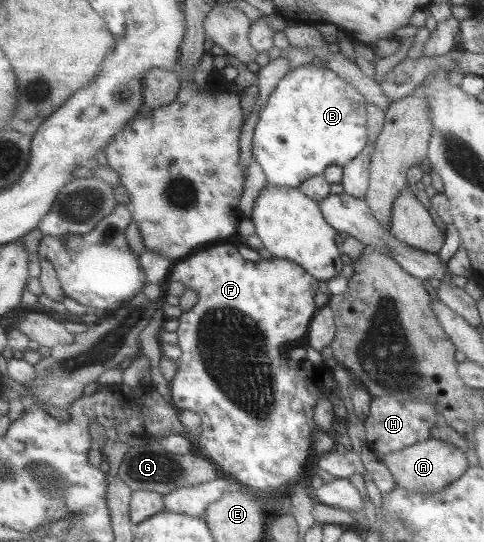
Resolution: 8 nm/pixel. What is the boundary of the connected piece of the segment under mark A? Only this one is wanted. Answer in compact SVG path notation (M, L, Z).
M431 437L420 444L412 444L396 452L388 452L381 458L391 472L396 486L419 493L434 494L446 484L450 484L452 480L456 480L468 468L465 451L456 448L450 442Z

